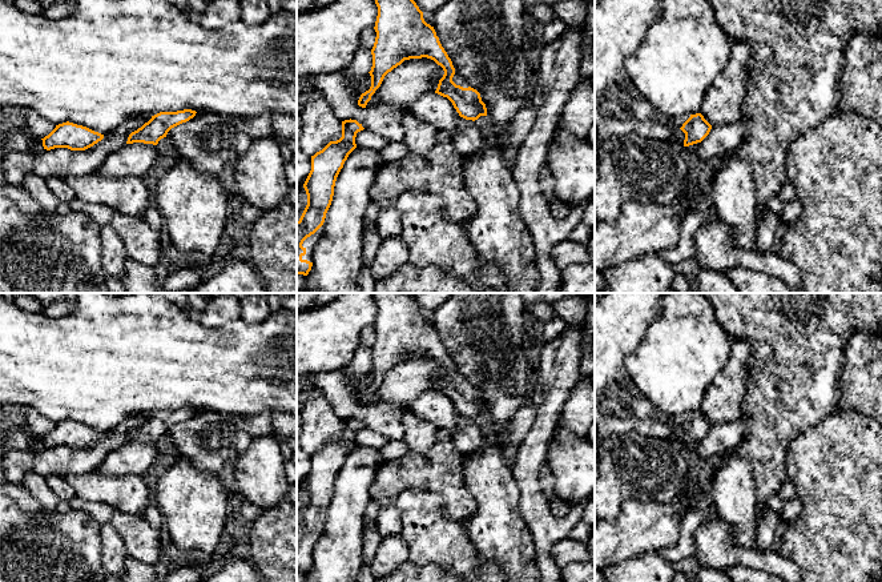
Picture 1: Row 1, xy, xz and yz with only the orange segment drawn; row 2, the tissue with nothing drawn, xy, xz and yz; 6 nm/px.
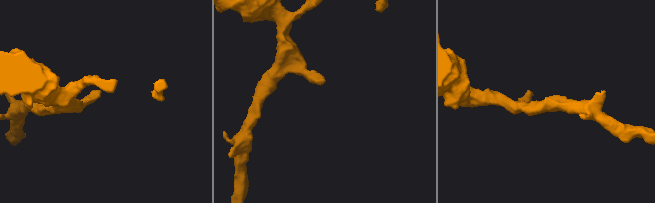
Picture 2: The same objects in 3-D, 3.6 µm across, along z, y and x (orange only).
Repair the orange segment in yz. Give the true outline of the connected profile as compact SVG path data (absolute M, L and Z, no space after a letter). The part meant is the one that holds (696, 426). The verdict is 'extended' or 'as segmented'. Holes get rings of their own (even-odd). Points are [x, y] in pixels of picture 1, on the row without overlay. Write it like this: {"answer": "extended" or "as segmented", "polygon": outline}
{"answer": "extended", "polygon": "M701 412L684 413L676 416L673 421L685 432L684 445L701 441L712 428L712 424Z"}

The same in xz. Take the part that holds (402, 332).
{"answer": "extended", "polygon": "M374 293L374 298L378 305L378 314L374 325L376 336L371 348L372 365L368 370L371 374L371 385L361 393L358 404L366 406L371 394L380 385L384 374L404 358L427 356L434 358L444 369L435 392L447 396L459 414L466 418L475 420L480 414L487 414L487 406L482 400L480 392L471 386L463 376L455 372L452 360L442 345L434 325L424 320L423 310L412 296L410 293Z"}

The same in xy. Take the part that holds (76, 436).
{"answer": "as segmented", "polygon": "M63 421L45 434L43 445L47 449L55 446L68 446L71 449L85 449L104 437L104 433L94 430L86 425L73 421Z"}

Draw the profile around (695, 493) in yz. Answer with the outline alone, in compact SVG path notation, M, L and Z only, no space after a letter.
M712 477L706 485L698 481L686 481L680 498L685 501L688 510L694 509L697 506L702 506L709 501L709 487L710 487Z

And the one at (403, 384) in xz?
M431 357L404 358L384 374L366 406L388 404L404 409L419 396L435 392L443 373L443 366Z

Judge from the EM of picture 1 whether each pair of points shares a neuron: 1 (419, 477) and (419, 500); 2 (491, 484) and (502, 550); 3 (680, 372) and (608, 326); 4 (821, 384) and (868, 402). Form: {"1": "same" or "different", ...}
{"1": "different", "2": "same", "3": "different", "4": "different"}

